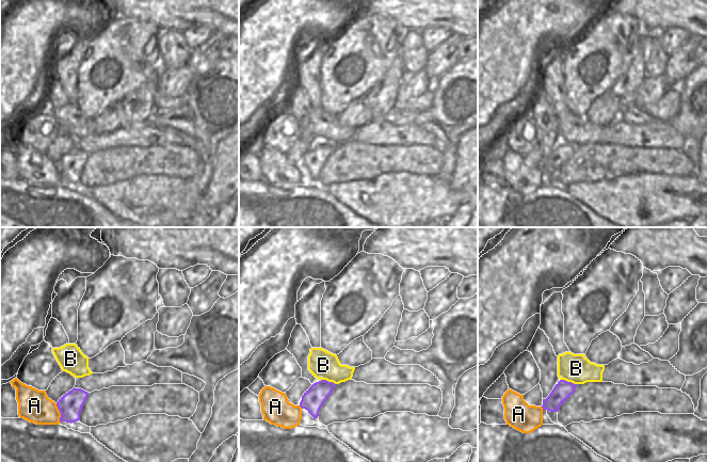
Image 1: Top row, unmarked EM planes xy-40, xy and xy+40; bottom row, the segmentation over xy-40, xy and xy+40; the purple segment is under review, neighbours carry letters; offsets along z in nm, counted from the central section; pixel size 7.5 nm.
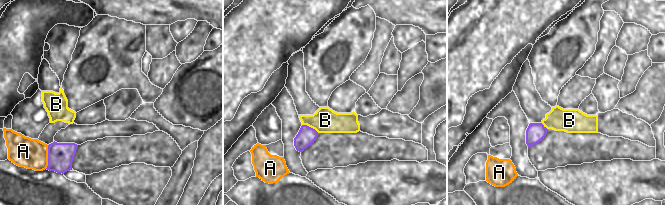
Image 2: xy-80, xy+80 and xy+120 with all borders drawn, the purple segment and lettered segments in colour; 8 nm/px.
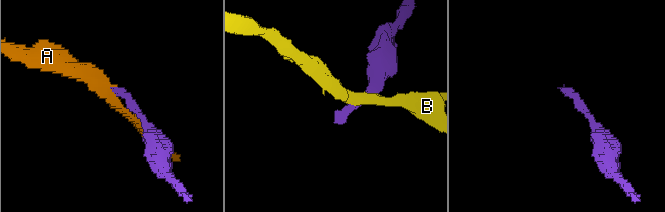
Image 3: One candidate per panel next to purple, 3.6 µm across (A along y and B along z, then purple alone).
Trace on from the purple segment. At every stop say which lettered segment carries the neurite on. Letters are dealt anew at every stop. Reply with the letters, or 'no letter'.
no letter

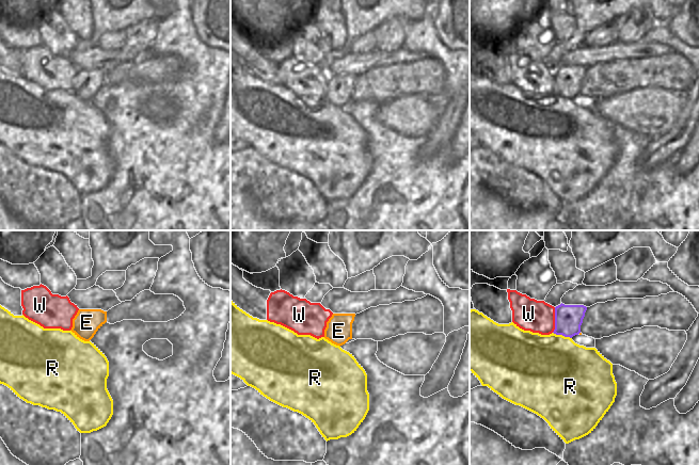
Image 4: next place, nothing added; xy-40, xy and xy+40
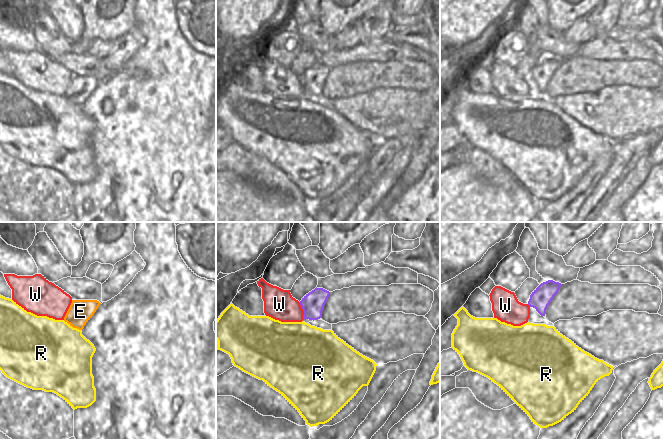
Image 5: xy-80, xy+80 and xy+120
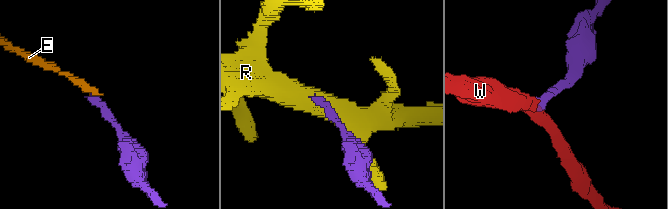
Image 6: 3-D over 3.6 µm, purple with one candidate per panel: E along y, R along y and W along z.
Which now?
E

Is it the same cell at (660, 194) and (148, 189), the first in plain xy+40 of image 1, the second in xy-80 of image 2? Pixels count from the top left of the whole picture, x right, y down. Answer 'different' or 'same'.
same

